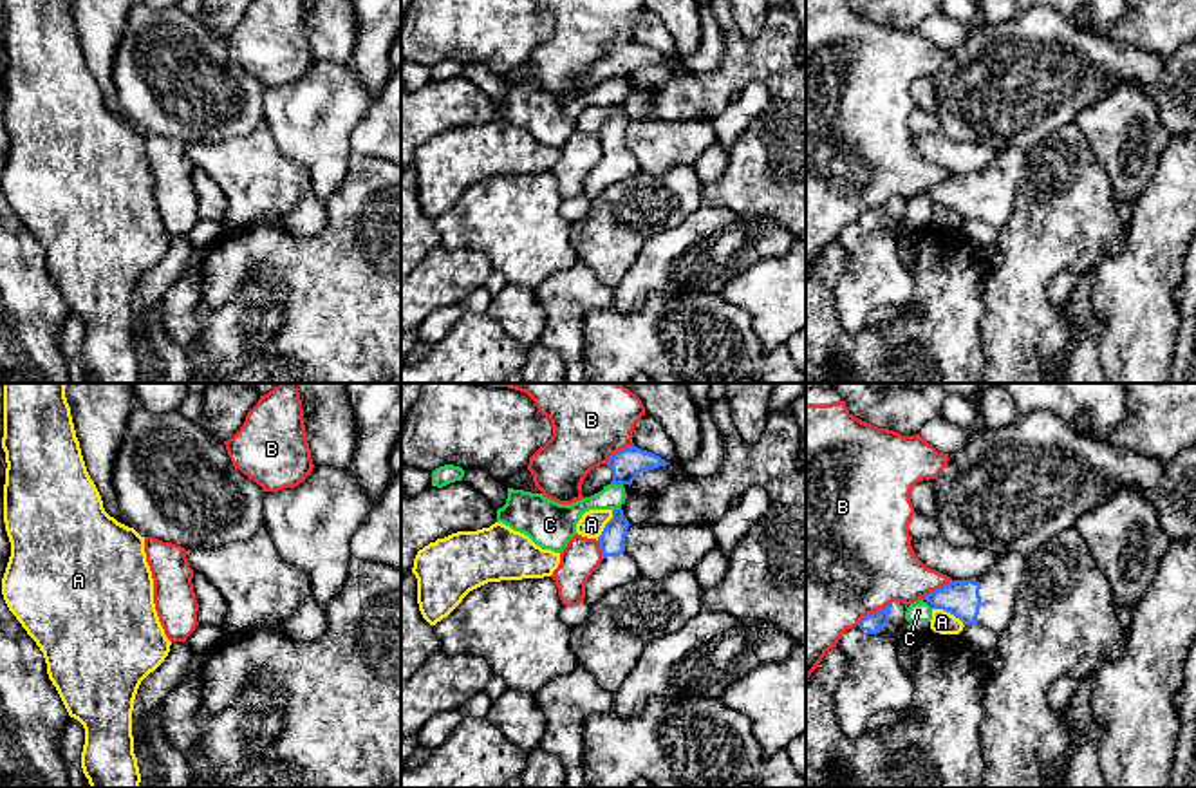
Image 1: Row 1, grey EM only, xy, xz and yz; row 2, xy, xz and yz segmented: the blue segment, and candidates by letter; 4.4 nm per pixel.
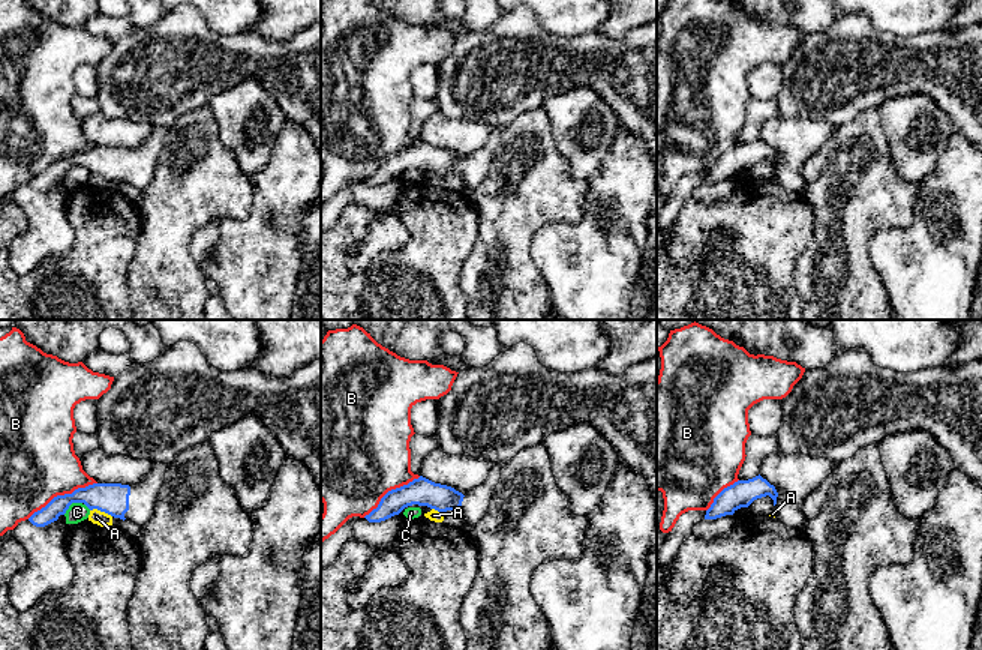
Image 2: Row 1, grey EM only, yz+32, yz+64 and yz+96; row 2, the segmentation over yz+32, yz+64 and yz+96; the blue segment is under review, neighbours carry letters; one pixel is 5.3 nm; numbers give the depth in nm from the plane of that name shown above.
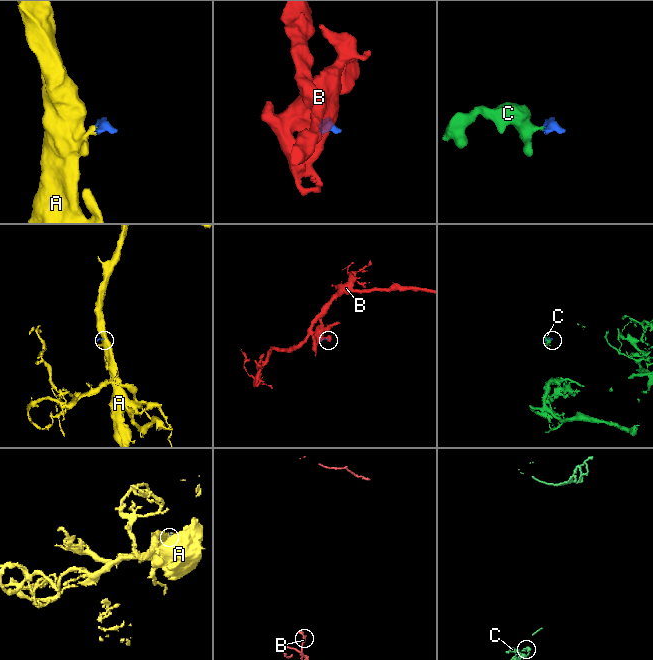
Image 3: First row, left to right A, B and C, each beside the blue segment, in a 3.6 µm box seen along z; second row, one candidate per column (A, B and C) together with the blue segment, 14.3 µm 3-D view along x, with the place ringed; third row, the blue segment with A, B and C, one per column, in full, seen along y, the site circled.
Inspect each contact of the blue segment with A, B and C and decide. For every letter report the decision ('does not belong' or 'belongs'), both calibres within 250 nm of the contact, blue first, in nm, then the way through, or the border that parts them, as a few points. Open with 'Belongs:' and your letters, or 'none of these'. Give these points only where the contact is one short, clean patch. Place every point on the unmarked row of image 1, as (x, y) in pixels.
Belongs: none of these
A: does not belong; calibres 160 and 100 nm; border yz (933, 203), (953, 208), (963, 221)
B: does not belong; calibres 80 and 500 nm
C: does not belong; calibres 140 and 110 nm; border xz (611, 76), (622, 80)

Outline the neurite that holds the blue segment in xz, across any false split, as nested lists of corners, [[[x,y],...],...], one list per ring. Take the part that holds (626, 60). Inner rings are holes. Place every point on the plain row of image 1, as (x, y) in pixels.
[[[632,40],[611,51],[605,60],[600,60],[594,65],[591,65],[582,78],[582,90],[587,92],[594,89],[598,83],[607,81],[611,78],[631,81],[641,67],[667,60],[670,58],[667,58],[659,51]]]

